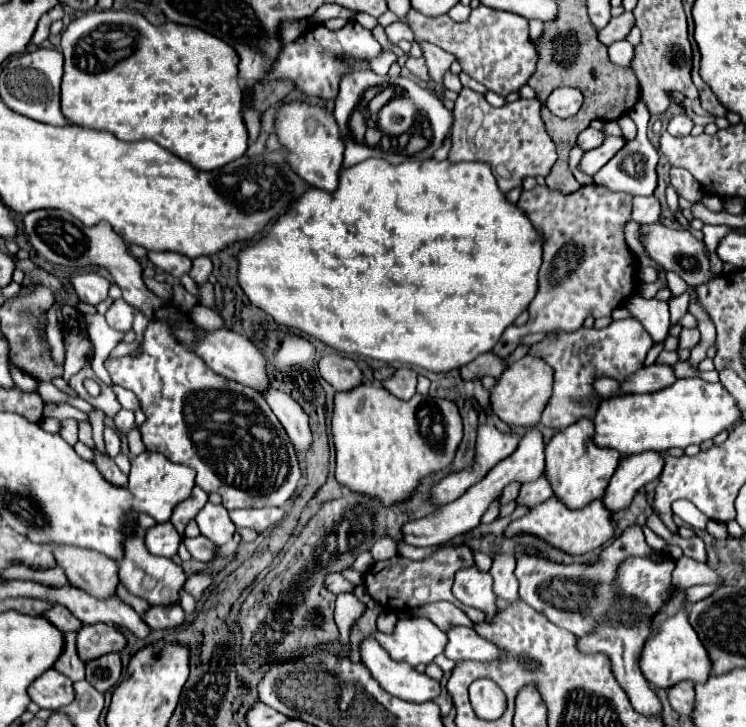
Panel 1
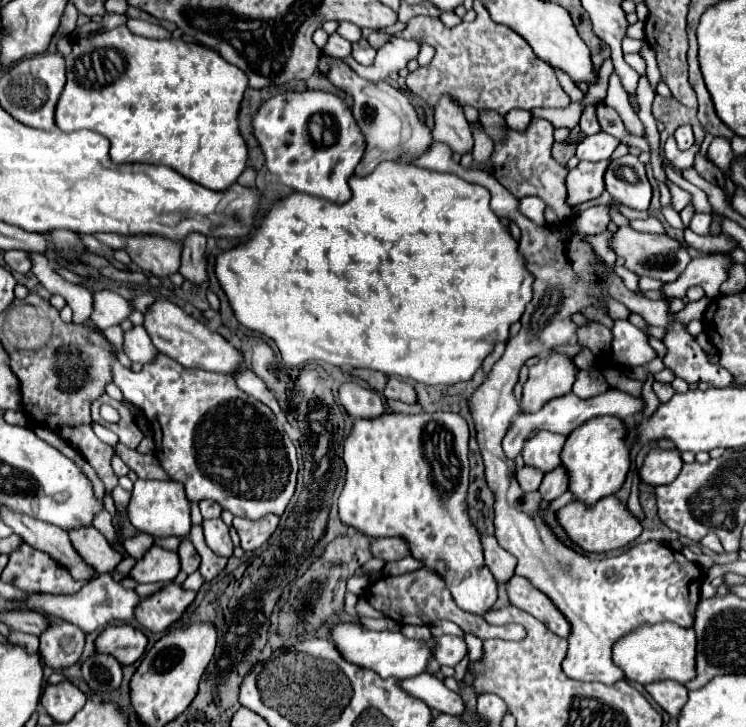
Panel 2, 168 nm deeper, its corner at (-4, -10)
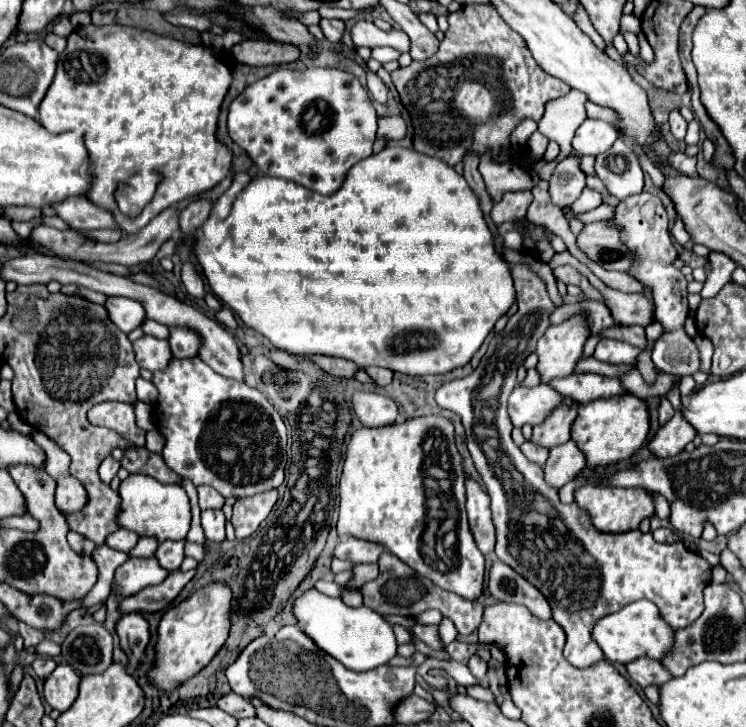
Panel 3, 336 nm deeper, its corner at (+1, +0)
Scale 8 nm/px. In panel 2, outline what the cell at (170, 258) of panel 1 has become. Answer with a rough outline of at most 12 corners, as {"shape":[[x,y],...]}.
{"shape":[[97,234],[133,264],[167,278],[177,272],[181,244],[161,236]]}

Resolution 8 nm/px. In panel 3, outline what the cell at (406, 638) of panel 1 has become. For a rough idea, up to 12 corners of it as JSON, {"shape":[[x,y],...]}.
{"shape":[[312,588],[294,600],[300,630],[350,670],[396,656],[392,626]]}

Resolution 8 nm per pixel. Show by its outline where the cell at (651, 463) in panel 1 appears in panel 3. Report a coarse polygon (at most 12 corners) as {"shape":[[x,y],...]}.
{"shape":[[680,410],[648,442],[654,456],[680,454],[696,430]]}

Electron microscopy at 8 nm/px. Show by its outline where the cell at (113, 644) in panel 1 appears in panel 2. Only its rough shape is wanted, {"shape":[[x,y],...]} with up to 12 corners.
{"shape":[[107,626],[95,652],[121,664],[137,662],[147,646],[133,626]]}

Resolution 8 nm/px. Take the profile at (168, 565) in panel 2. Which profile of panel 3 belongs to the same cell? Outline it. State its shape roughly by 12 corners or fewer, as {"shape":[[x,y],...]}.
{"shape":[[128,558],[112,594],[126,598],[168,576],[156,558]]}

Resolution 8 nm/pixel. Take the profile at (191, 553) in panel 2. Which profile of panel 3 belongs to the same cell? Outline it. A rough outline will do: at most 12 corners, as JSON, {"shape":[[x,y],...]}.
{"shape":[[162,542],[156,560],[168,572],[184,560],[182,542]]}

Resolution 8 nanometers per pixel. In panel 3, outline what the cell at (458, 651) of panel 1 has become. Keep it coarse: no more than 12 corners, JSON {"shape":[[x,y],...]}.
{"shape":[[414,624],[412,634],[434,650],[442,650],[438,626]]}

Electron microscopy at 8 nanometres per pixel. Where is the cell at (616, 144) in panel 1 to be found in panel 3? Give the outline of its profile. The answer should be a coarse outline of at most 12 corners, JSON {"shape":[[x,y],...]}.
{"shape":[[578,158],[552,172],[548,194],[558,208],[572,206],[586,178]]}

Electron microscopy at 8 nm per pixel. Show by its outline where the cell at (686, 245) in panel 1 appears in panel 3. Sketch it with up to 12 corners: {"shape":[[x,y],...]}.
{"shape":[[584,224],[576,246],[606,270],[628,272],[620,230]]}

